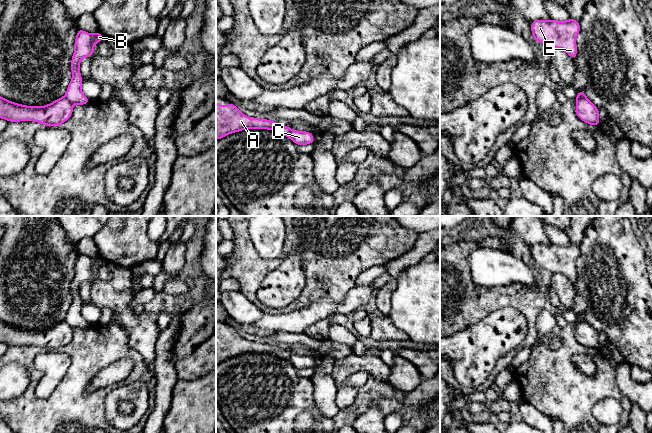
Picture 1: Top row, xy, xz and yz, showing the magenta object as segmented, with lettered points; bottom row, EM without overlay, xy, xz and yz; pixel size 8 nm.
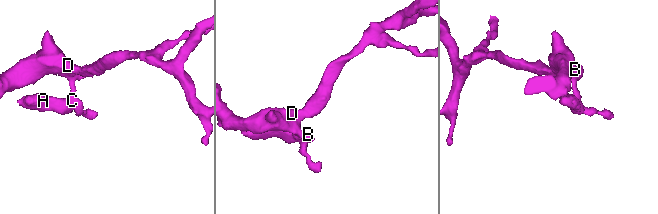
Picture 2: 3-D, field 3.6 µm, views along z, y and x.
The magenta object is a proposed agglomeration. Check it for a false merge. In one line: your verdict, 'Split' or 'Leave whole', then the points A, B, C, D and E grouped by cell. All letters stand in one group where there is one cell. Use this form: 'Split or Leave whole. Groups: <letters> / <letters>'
Split. Groups: A / B C D E

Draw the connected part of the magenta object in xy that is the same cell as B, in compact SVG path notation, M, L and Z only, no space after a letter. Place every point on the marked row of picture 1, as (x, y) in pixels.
M78 28L74 43L74 54L71 58L72 80L70 81L65 97L72 104L86 105L90 100L81 90L82 76L79 70L80 61L85 57L91 57L94 53L94 45L106 38L99 32L90 34Z

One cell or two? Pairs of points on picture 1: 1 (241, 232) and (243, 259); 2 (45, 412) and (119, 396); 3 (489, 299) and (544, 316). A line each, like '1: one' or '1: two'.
1: one
2: two
3: two

